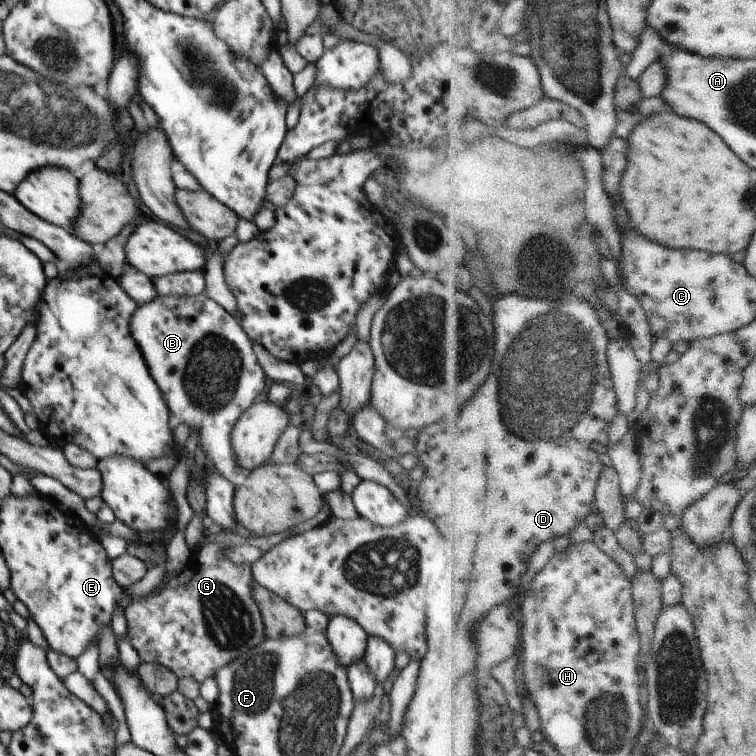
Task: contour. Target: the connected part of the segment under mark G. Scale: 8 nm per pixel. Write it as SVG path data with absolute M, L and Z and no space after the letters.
M210 542L193 550L187 567L164 586L134 600L125 609L128 643L138 652L142 663L158 662L172 670L177 678L190 676L202 683L245 651L265 639L265 626L258 604L254 602L254 576L250 564L234 564L224 556L224 547Z

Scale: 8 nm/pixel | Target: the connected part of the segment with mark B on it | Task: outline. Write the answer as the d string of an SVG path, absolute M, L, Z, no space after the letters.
M206 292L196 296L158 295L152 302L138 306L130 318L130 334L138 343L150 374L170 408L192 432L198 432L202 454L208 461L206 470L216 470L232 480L242 472L232 450L231 432L241 414L254 404L254 398L266 388L266 373L258 362L253 343L235 318Z

